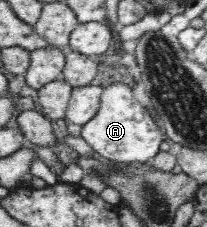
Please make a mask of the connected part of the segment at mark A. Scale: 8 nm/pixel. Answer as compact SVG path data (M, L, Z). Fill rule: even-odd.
M115 81L103 89L97 114L82 125L83 137L93 150L108 162L132 162L147 164L159 152L163 132L156 123L154 113L139 103L132 93L133 87Z

